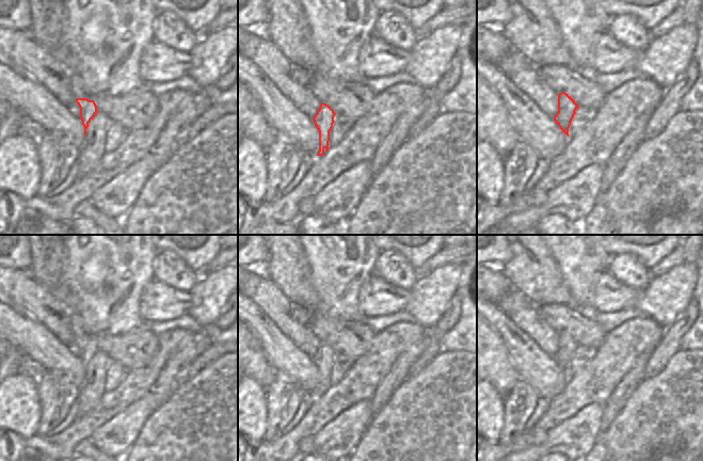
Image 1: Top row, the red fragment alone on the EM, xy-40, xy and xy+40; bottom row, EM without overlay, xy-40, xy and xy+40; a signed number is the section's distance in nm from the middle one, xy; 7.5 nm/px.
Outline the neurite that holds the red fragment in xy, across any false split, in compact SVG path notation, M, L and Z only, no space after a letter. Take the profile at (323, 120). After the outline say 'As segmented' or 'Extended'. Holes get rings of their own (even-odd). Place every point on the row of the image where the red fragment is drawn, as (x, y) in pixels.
M321 102L319 110L313 117L313 121L319 131L319 150L317 156L322 156L331 146L334 145L334 131L332 130L334 122L338 114L326 104Z. Extended

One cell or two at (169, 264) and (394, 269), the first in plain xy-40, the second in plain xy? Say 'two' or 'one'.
one

